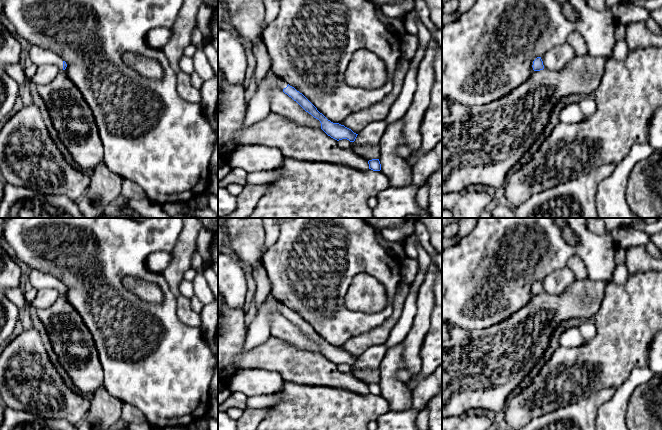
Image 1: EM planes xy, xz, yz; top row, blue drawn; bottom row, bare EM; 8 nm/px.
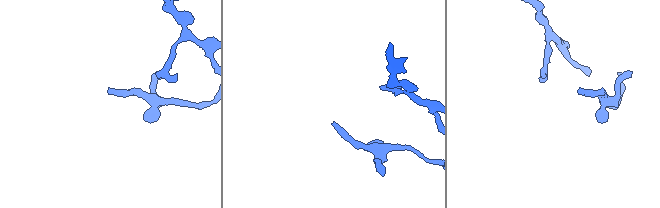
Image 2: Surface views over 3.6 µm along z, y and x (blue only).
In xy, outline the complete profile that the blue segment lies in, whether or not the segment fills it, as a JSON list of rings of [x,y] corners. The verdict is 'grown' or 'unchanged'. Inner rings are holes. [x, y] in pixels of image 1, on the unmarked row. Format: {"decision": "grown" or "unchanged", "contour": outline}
{"decision": "grown", "contour": [[[30,269],[28,282],[31,287],[37,290],[56,289],[61,295],[65,294],[67,291],[66,286],[56,277],[36,269]]]}

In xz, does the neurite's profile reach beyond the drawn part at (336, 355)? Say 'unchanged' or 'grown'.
grown

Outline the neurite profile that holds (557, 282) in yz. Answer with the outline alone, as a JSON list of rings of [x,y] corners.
[[[564,267],[546,276],[541,283],[544,294],[558,295],[563,293],[575,280],[574,273],[569,268]]]

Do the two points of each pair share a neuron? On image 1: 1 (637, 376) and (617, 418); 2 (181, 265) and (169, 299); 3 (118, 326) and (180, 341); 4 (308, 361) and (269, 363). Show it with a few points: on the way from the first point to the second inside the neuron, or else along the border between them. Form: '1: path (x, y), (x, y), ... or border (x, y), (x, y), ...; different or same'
1: path (628, 386), (617, 404), (617, 408); same
2: border (160, 273), (169, 290), (176, 297); different
3: path (133, 337), (137, 341), (165, 341); same
4: path (298, 362), (279, 362); same

